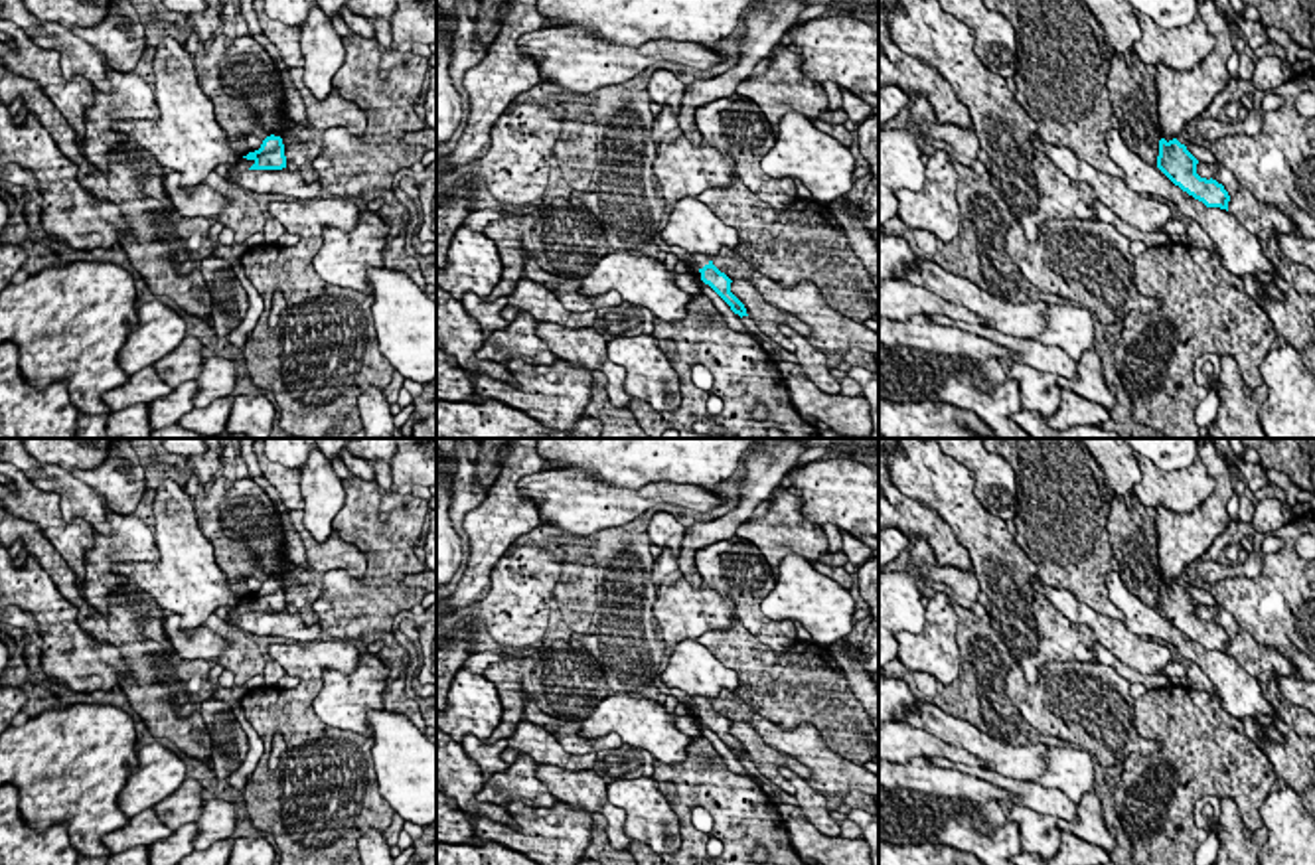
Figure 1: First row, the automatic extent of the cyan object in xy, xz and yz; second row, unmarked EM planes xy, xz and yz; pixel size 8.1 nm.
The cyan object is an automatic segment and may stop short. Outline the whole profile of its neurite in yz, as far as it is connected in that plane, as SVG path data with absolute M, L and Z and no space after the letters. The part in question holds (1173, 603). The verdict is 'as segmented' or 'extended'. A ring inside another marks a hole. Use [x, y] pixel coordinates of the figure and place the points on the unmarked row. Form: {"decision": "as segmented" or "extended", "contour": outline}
{"decision": "as segmented", "contour": "M1177 581L1159 583L1157 610L1183 634L1202 644L1206 650L1228 654L1230 638L1216 622L1206 622L1197 616L1199 602Z"}

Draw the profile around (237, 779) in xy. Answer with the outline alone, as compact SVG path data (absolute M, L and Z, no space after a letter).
M239 701L231 703L231 711L247 735L249 752L247 752L247 758L241 762L241 766L227 778L227 784L237 788L243 794L247 776L253 774L253 770L257 768L257 764L265 752L265 745L263 745L261 737L257 735L257 731L245 719L245 711Z

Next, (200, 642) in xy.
M158 614L164 618L160 626L164 628L166 638L182 660L203 660L215 664L221 654L229 648L227 638L217 636L205 626L182 630L182 620L178 614Z

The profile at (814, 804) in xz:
M780 766L780 776L786 778L796 788L798 808L804 812L804 818L823 835L839 837L841 827L831 818L827 808L827 796L813 790L808 780L800 778L794 770Z

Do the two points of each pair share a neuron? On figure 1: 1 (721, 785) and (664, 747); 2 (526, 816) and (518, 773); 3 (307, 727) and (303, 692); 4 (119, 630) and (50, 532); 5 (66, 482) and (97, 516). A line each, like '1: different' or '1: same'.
1: different
2: different
3: same
4: different
5: same

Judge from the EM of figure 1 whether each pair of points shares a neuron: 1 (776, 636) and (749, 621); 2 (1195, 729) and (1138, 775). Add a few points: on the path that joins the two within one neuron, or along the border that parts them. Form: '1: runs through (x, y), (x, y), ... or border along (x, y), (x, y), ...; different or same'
1: runs through (771, 632), (755, 623); same
2: runs through (1181, 743), (1152, 769); same

